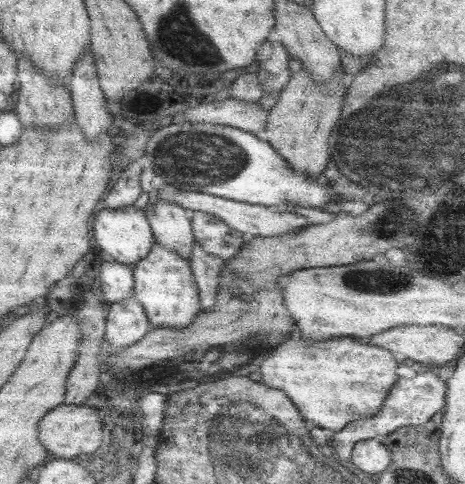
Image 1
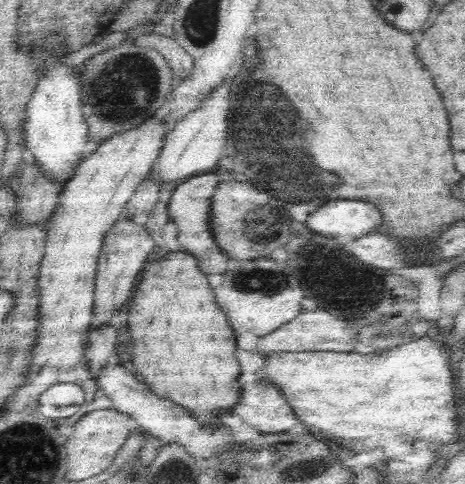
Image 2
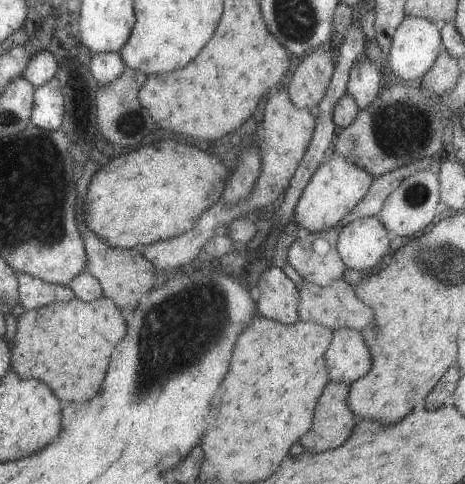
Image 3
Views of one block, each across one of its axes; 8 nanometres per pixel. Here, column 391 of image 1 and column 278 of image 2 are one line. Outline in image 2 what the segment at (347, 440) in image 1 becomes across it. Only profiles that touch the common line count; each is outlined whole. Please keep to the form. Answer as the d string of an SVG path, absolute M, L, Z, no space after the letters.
M258 380L242 386L242 392L244 396L240 398L234 414L258 432L280 434L292 430L300 422L280 386Z

